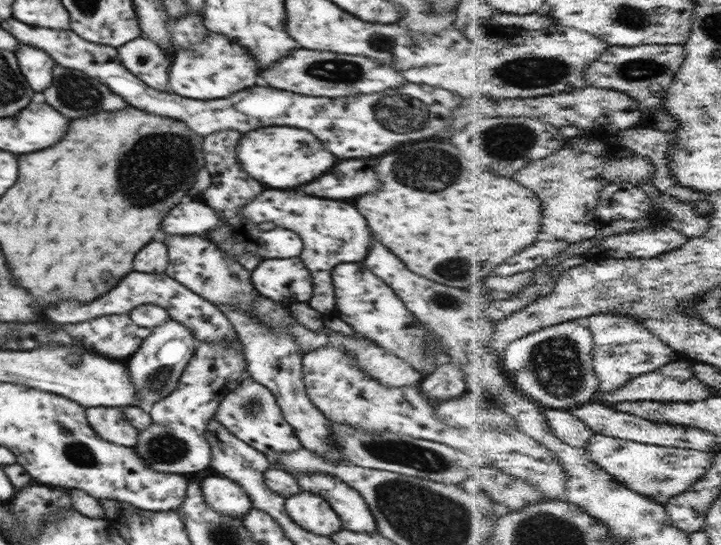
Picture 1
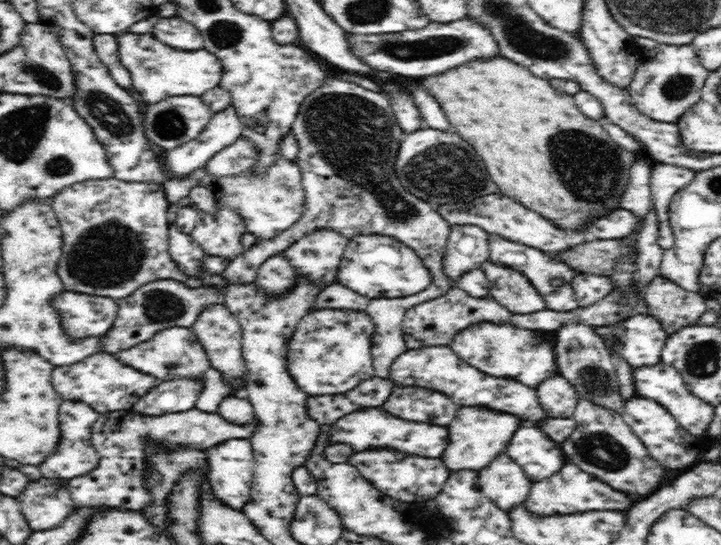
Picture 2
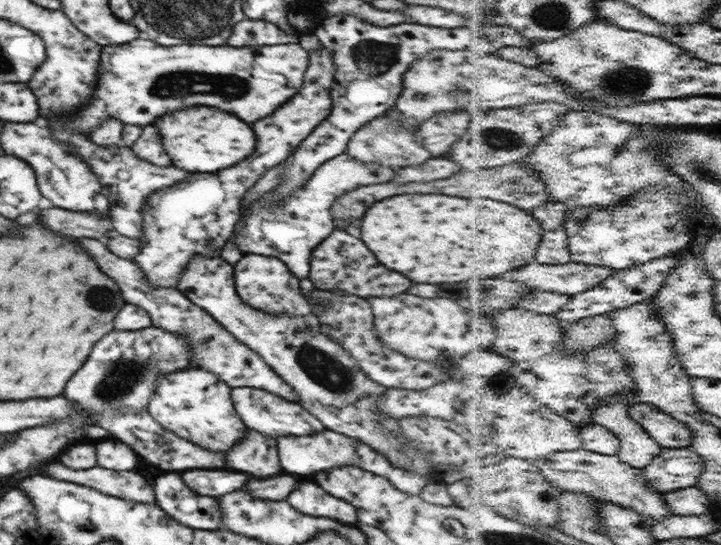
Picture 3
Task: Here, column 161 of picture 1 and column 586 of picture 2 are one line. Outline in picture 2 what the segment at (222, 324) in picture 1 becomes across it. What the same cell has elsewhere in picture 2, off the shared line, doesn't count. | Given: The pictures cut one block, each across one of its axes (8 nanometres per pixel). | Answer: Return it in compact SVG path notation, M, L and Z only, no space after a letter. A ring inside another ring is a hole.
M576 273L572 278L578 306L584 308L598 302L608 293L612 292L612 279L592 273Z

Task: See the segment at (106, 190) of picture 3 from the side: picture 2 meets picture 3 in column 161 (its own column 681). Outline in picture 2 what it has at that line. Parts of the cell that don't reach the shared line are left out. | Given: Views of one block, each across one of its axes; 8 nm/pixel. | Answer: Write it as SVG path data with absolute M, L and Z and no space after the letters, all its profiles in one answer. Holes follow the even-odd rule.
M654 162L651 170L651 204L659 221L658 244L665 251L672 249L674 233L669 222L669 207L674 196L694 180L696 171Z

